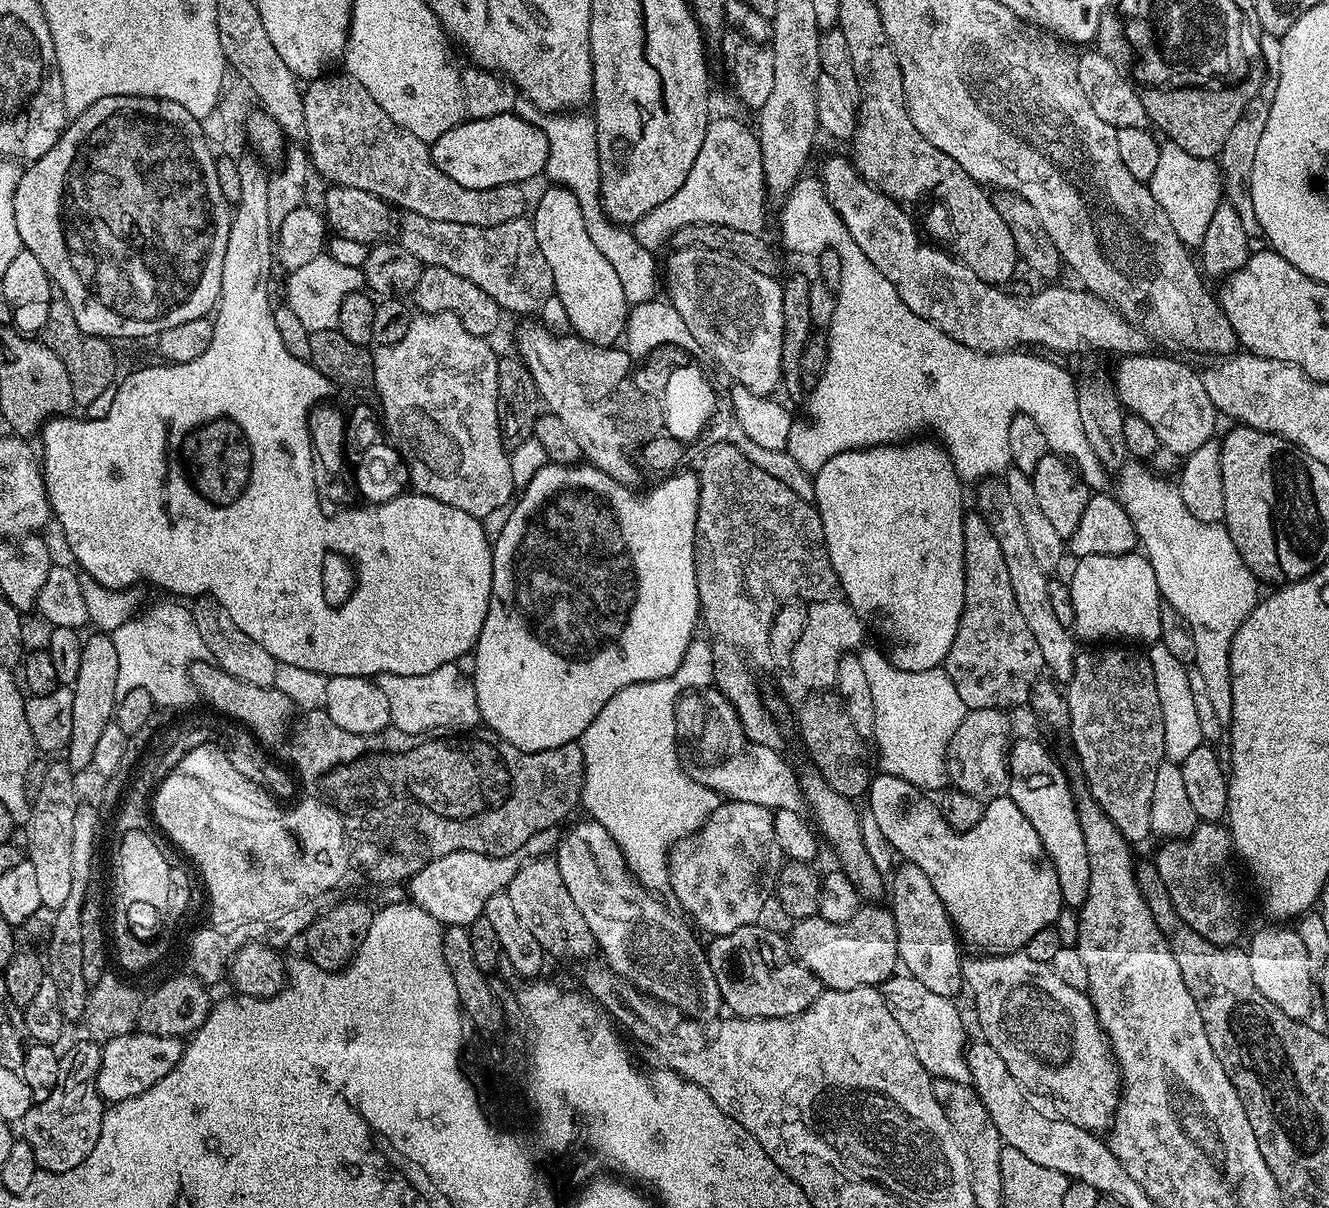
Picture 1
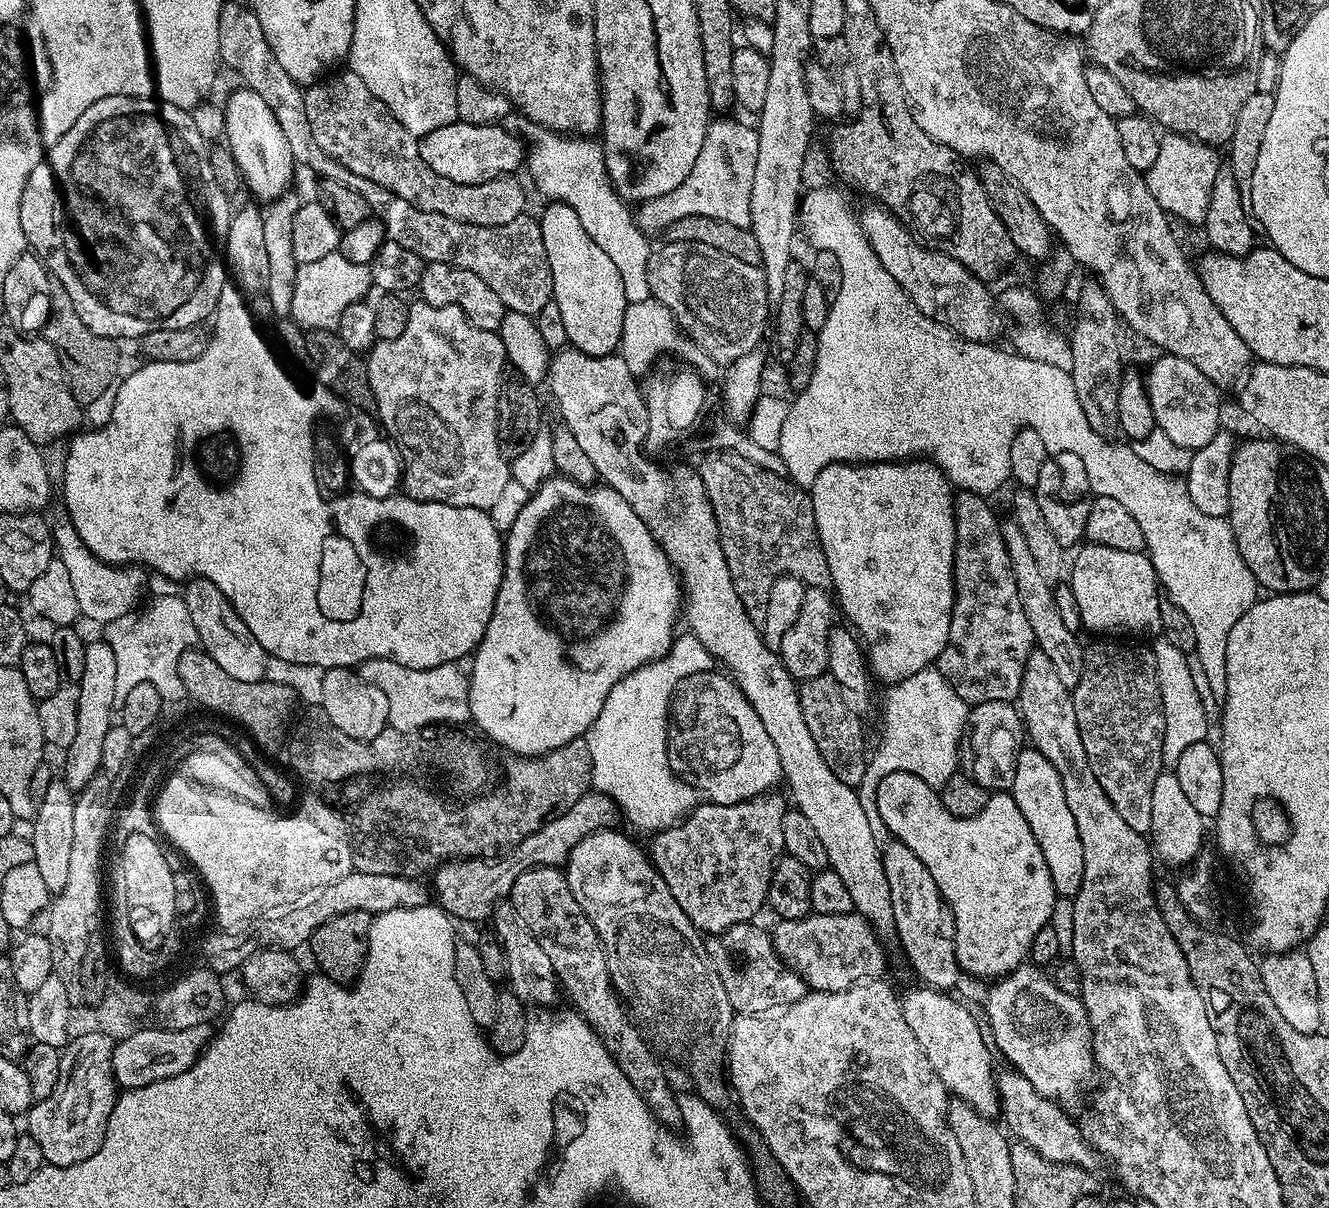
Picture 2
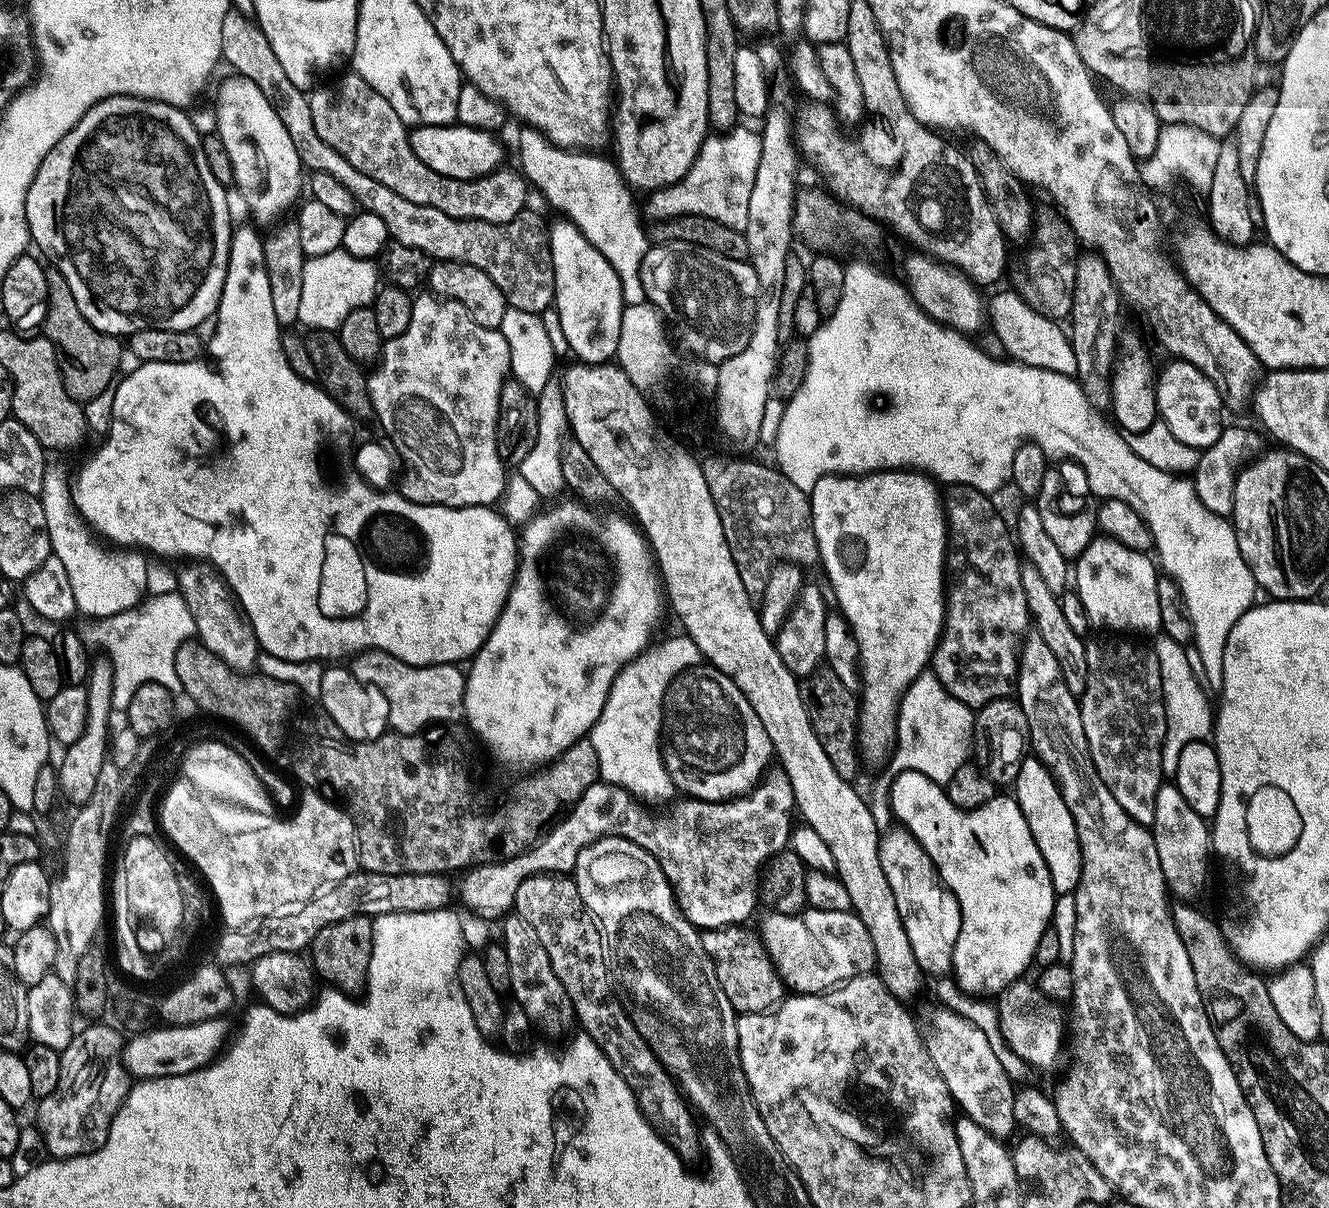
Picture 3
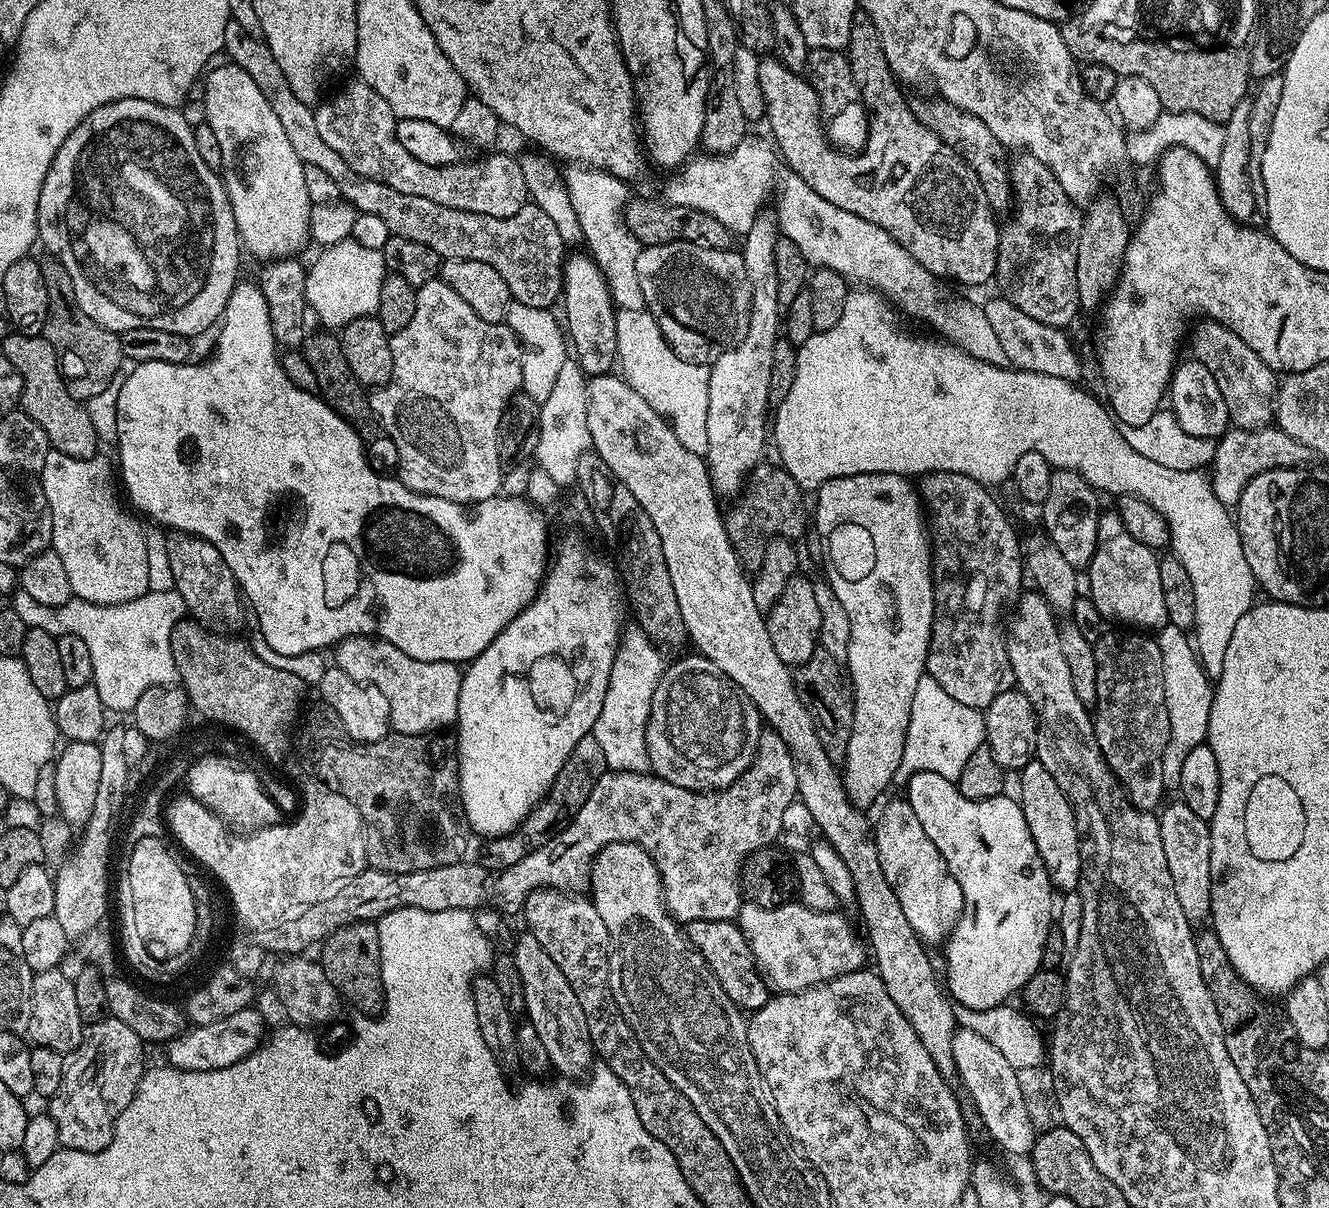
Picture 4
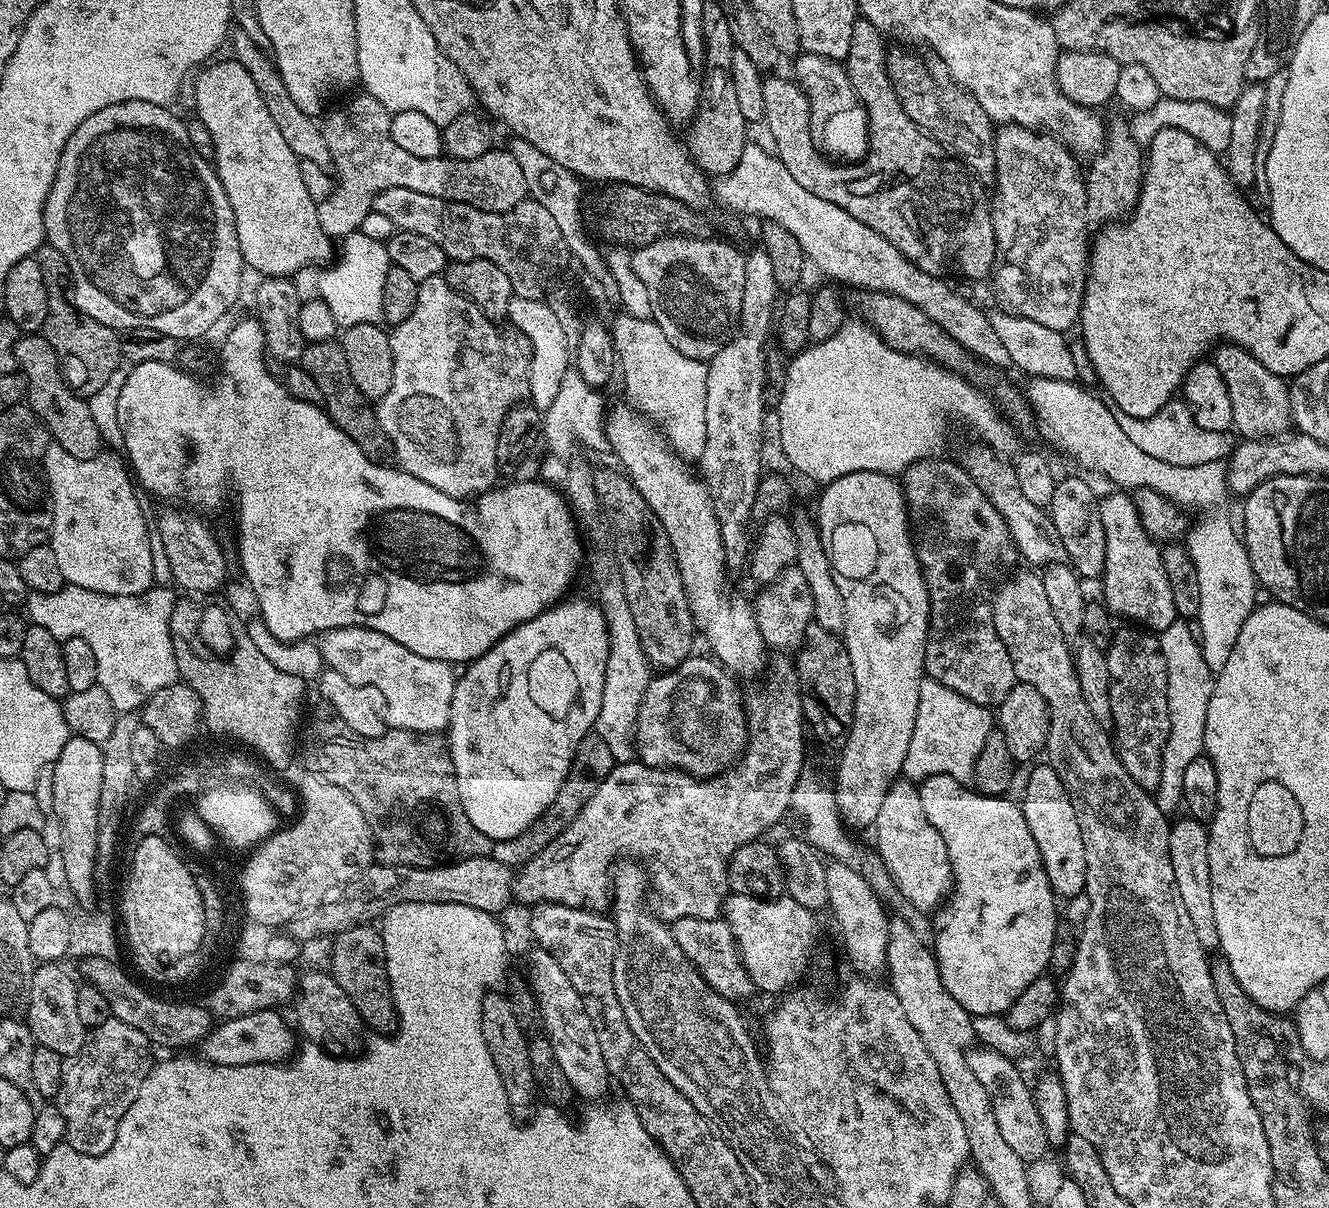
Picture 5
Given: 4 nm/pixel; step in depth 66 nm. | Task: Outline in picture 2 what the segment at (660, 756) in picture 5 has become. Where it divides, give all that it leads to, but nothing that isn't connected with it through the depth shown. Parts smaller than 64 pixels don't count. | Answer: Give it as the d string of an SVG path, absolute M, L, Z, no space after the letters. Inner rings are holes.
M719 671L693 672L672 691L672 701L668 703L668 764L675 776L689 784L705 801L741 804L743 800L752 800L775 789L772 787L781 783L784 770L778 749L770 742L770 734L766 734L766 726L762 726L736 681Z

